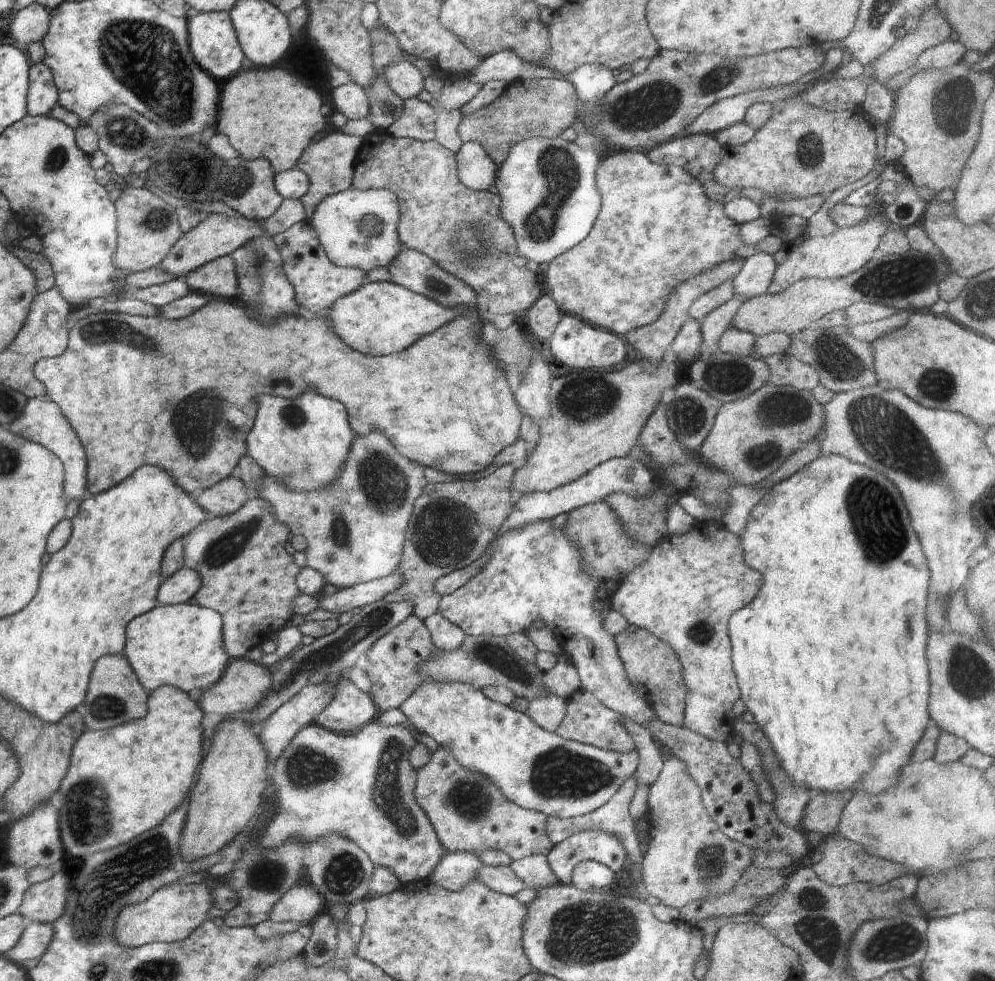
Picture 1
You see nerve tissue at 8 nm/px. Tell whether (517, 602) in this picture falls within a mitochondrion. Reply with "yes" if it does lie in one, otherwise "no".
no

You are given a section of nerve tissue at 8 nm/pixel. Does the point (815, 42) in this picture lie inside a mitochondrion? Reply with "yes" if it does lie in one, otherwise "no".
no

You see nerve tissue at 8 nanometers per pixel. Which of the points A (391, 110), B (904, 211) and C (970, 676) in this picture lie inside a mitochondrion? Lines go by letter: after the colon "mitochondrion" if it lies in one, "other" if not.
A: other
B: other
C: mitochondrion

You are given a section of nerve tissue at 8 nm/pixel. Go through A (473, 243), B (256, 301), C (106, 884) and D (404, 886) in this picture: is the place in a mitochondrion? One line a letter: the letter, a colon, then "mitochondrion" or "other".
A: mitochondrion
B: mitochondrion
C: mitochondrion
D: other

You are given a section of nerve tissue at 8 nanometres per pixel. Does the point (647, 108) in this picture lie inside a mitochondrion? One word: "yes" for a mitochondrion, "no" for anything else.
yes

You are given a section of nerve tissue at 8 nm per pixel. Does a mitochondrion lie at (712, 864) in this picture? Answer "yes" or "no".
yes

